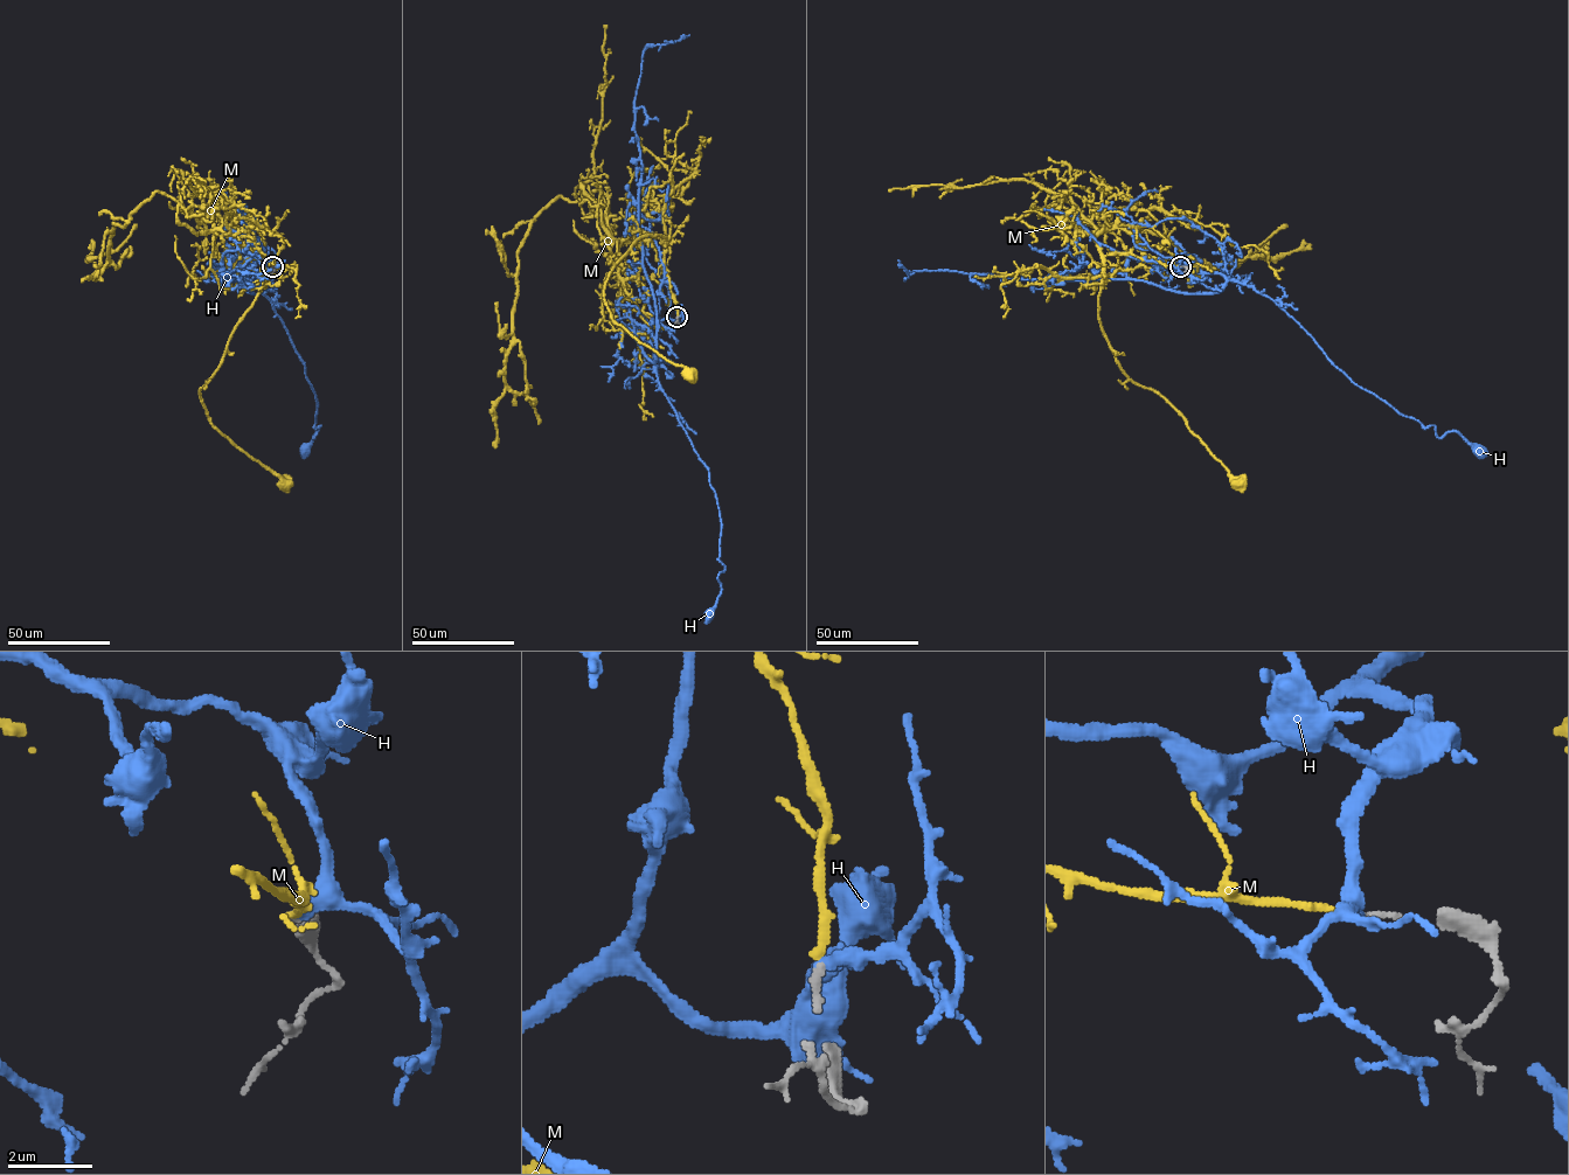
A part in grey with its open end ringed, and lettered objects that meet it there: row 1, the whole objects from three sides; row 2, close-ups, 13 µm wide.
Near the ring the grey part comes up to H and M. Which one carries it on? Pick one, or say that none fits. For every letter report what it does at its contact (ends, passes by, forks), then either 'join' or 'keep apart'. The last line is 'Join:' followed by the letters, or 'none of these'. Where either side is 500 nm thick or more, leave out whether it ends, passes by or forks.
H: it ends there; keep apart
M: it ends there; join
Join: M

